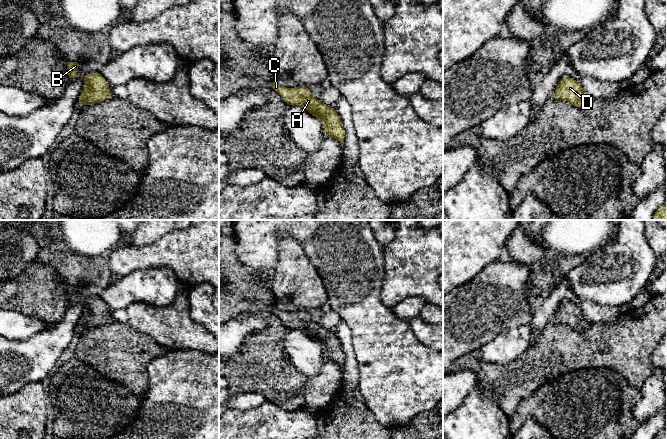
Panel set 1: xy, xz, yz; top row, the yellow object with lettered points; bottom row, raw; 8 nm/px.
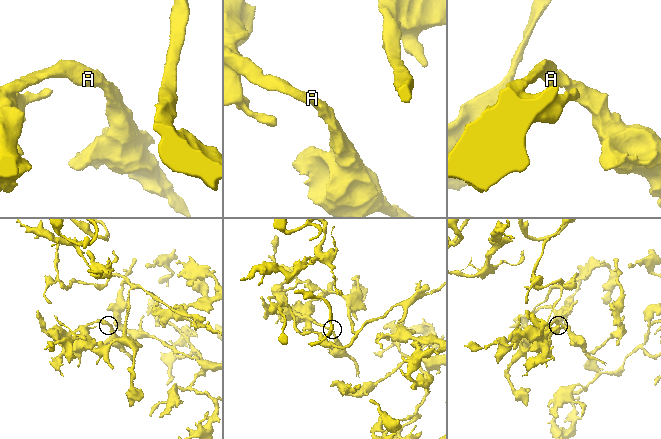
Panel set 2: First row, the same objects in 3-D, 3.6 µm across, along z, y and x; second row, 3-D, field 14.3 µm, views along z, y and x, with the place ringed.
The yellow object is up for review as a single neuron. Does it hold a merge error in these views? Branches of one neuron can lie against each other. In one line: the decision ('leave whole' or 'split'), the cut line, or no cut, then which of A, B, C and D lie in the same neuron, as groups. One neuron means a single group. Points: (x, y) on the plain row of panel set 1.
leave whole | no cut | A B C D

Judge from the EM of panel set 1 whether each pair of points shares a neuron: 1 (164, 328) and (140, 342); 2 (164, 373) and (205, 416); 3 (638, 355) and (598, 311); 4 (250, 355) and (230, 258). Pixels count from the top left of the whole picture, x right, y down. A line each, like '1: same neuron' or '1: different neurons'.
1: different neurons
2: same neuron
3: different neurons
4: same neuron

